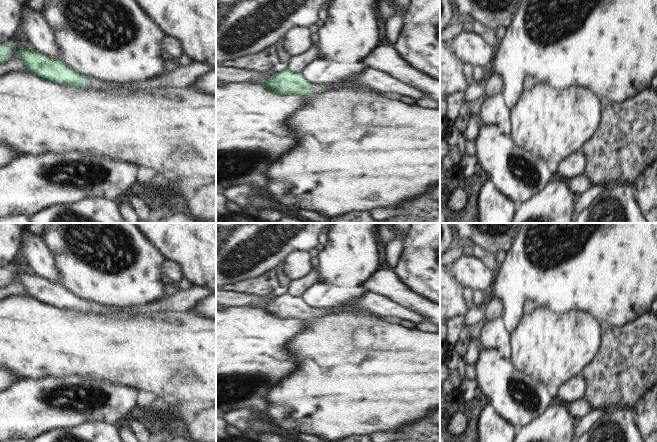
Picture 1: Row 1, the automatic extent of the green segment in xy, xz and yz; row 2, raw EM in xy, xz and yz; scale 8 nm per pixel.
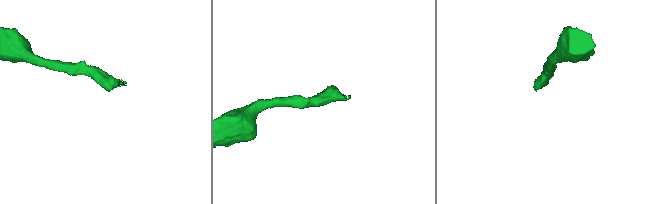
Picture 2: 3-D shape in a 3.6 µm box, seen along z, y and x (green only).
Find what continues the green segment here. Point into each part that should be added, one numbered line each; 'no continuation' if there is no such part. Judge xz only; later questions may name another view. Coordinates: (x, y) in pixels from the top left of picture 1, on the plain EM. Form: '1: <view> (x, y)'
1: xz (313, 312)

